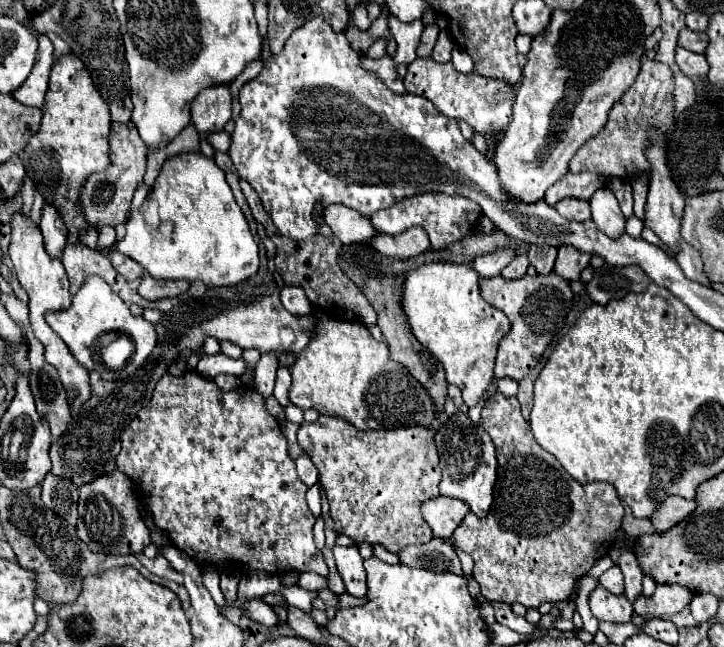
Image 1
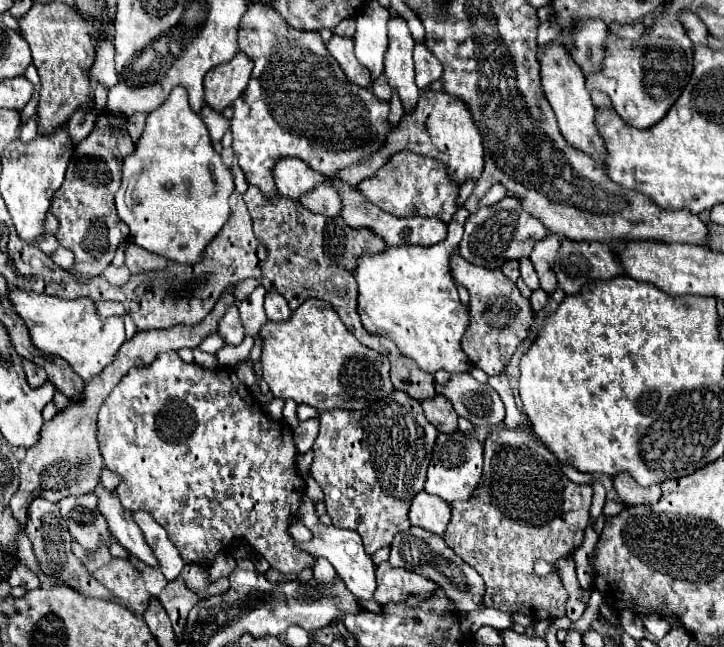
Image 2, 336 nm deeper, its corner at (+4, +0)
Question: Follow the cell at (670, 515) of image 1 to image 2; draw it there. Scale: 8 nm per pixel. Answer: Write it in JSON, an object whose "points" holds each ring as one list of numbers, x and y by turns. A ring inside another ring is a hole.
{"points":[[618,472,612,476,614,488,620,496,622,502,634,506,634,504,654,504,660,498,660,486,652,484,652,486,640,486,628,472]]}

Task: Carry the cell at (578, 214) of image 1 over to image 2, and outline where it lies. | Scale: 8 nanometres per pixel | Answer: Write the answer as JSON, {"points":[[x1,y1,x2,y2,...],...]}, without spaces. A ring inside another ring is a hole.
{"points":[[506,196,500,202,476,210,464,224,464,236,458,246,458,254,470,264,484,268,500,268,506,260,524,258,532,252,532,246,548,234,544,224,538,218,532,218,516,198]]}

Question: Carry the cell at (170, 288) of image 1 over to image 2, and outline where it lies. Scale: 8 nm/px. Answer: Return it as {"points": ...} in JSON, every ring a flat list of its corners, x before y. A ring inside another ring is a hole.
{"points":[[128,242,126,244,126,266,132,270,132,274,138,274,138,272,164,270,168,266,168,260,160,258,158,254,150,254,148,250,136,246,134,242]]}

